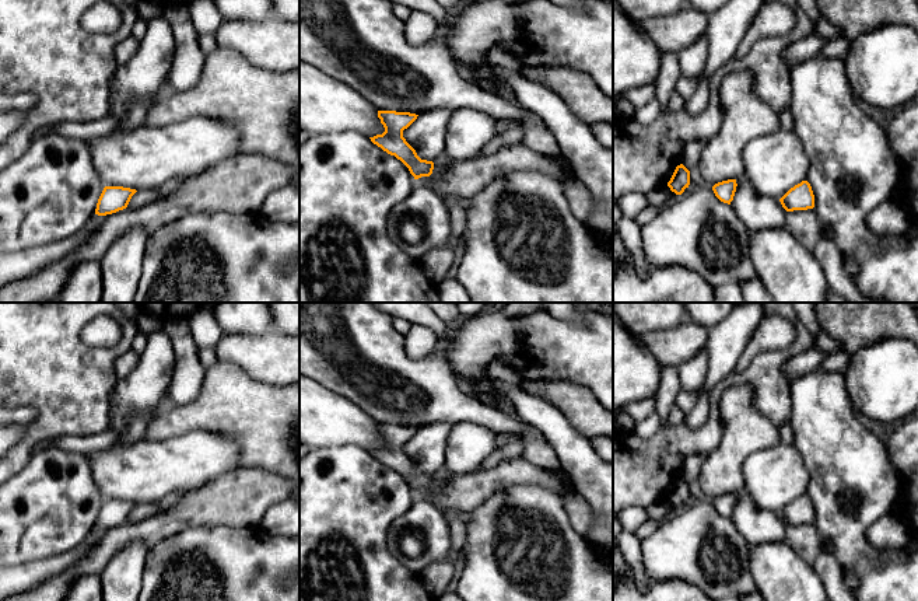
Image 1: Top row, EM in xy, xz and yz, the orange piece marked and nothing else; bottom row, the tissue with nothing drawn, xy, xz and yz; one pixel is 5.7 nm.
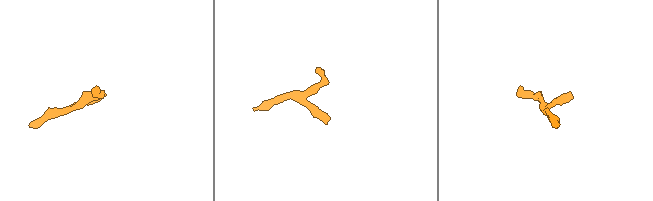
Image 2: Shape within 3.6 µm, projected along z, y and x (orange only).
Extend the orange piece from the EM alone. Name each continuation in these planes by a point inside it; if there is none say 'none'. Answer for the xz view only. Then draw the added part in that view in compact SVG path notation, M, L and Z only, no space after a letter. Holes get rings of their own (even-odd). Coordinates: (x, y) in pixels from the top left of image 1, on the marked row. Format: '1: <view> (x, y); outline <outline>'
none

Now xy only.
1: xy (142, 198); outline M146 189L146 191L137 191L129 205L127 209L140 209L148 203L153 203L154 200L160 199L161 195L157 192L157 189Z

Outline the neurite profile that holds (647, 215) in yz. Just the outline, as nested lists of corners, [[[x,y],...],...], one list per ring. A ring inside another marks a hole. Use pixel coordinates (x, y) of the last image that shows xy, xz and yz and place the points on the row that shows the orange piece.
[[[649,203],[645,209],[642,209],[635,217],[635,223],[640,227],[644,227],[645,224],[648,224],[649,221],[652,221],[661,212],[663,207],[658,207],[652,203]]]

